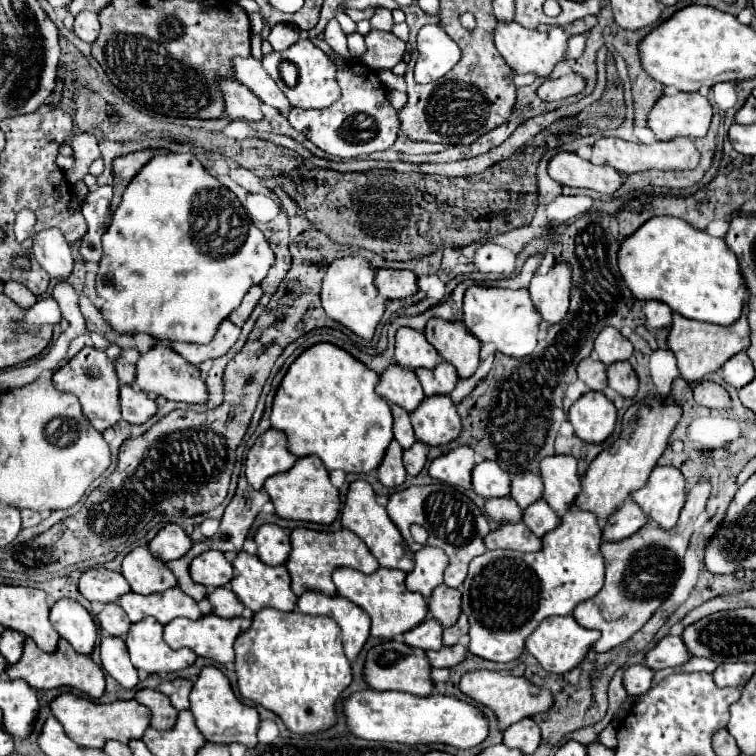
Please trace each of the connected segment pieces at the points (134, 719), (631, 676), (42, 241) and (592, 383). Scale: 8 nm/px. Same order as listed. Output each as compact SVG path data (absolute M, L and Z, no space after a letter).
M71 693L59 695L51 703L51 713L59 719L65 733L77 745L93 747L93 749L103 749L105 741L109 741L109 739L123 741L123 743L129 743L131 739L141 739L151 721L151 711L145 705L137 703L135 699L103 705L103 703L93 703L87 697L79 697L79 695L71 695Z
M631 665L629 669L625 669L623 685L631 697L637 697L651 689L653 675L655 675L655 671L649 669L647 665Z
M59 229L33 233L33 255L55 281L65 281L73 271L73 255Z
M583 359L577 365L577 375L593 391L603 391L607 387L607 367L597 359Z

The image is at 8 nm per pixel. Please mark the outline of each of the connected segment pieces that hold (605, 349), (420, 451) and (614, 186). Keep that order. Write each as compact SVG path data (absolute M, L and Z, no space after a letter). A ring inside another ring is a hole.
M605 327L595 339L595 353L605 365L611 365L617 361L627 361L633 353L633 345L617 329Z
M417 441L411 449L403 451L403 463L405 463L405 469L409 475L419 475L419 471L425 467L427 463L427 451L429 447L423 445L421 441Z
M557 153L549 161L549 175L567 187L585 187L597 191L603 197L613 197L613 193L625 183L623 175L613 167L593 165L575 153Z

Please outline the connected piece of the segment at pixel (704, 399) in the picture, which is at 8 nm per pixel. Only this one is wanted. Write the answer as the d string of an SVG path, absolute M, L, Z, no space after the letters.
M701 381L699 385L695 385L693 395L697 405L713 407L713 409L725 409L725 401L731 401L729 393L713 381Z

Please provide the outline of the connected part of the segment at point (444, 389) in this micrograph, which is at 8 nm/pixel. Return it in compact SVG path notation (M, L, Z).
M439 363L433 371L429 369L417 369L417 377L423 385L425 397L431 395L449 395L455 389L457 383L457 371L449 363Z

